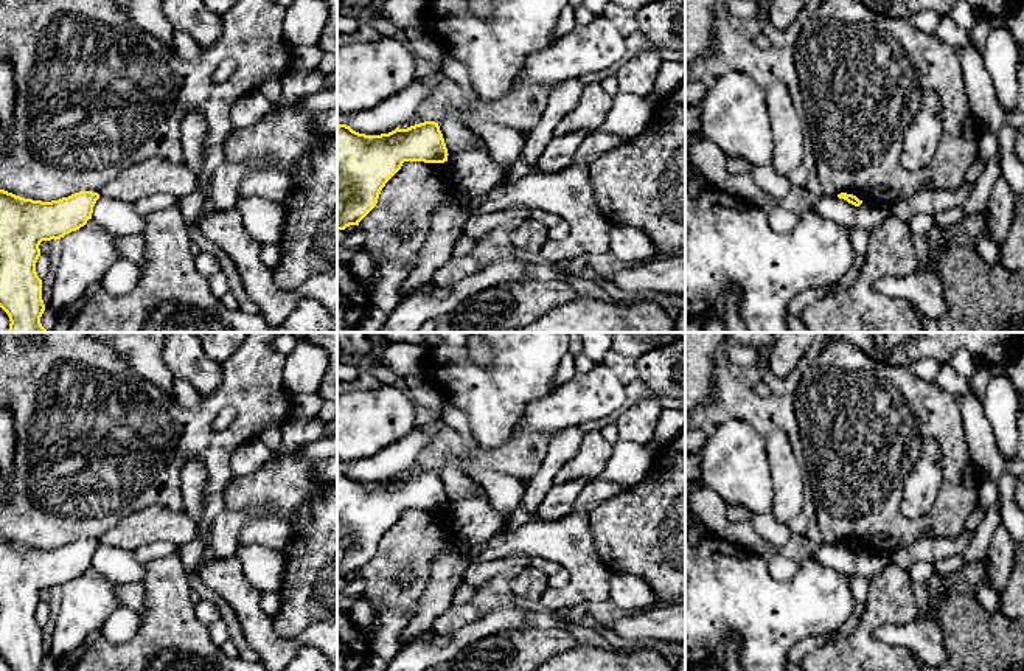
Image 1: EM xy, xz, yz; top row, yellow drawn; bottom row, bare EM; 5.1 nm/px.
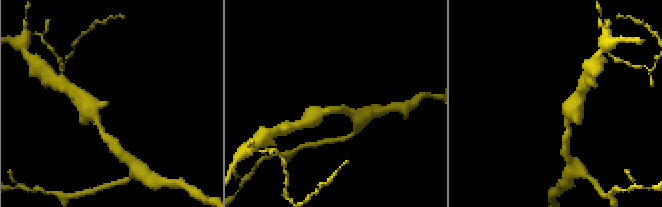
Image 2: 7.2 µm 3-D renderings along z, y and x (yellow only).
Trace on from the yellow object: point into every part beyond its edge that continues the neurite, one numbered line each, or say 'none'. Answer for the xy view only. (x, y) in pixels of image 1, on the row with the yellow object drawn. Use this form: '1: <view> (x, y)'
none

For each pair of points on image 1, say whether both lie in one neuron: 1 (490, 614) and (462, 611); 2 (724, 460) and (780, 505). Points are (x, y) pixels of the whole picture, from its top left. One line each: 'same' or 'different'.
1: different
2: different

